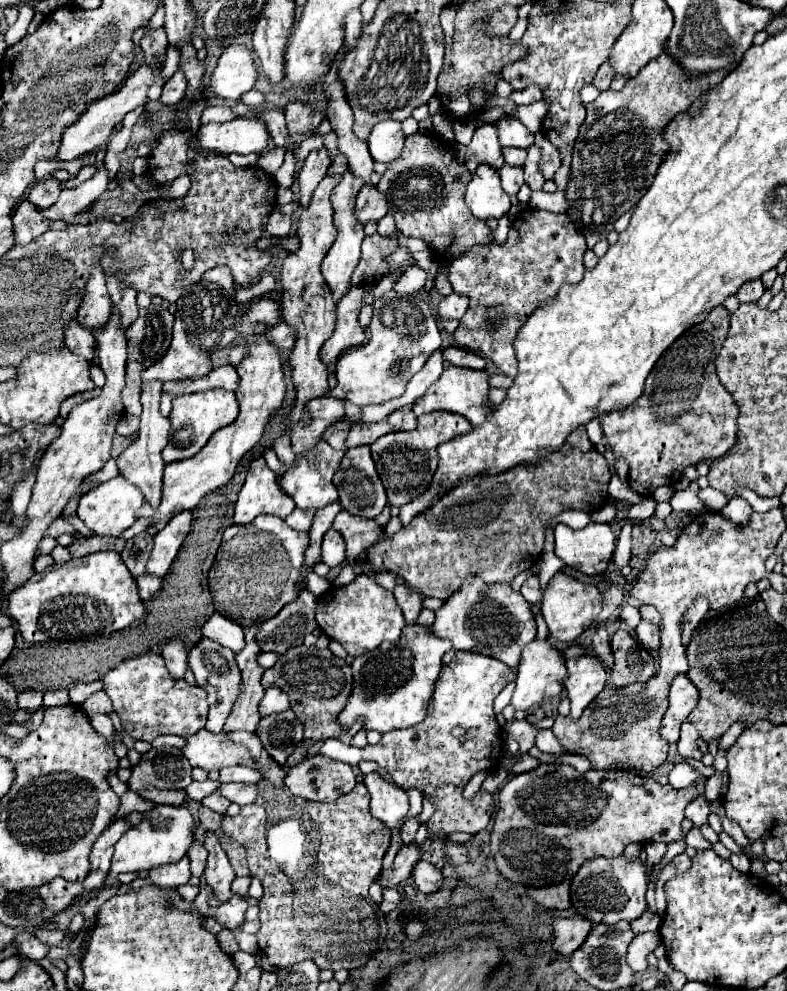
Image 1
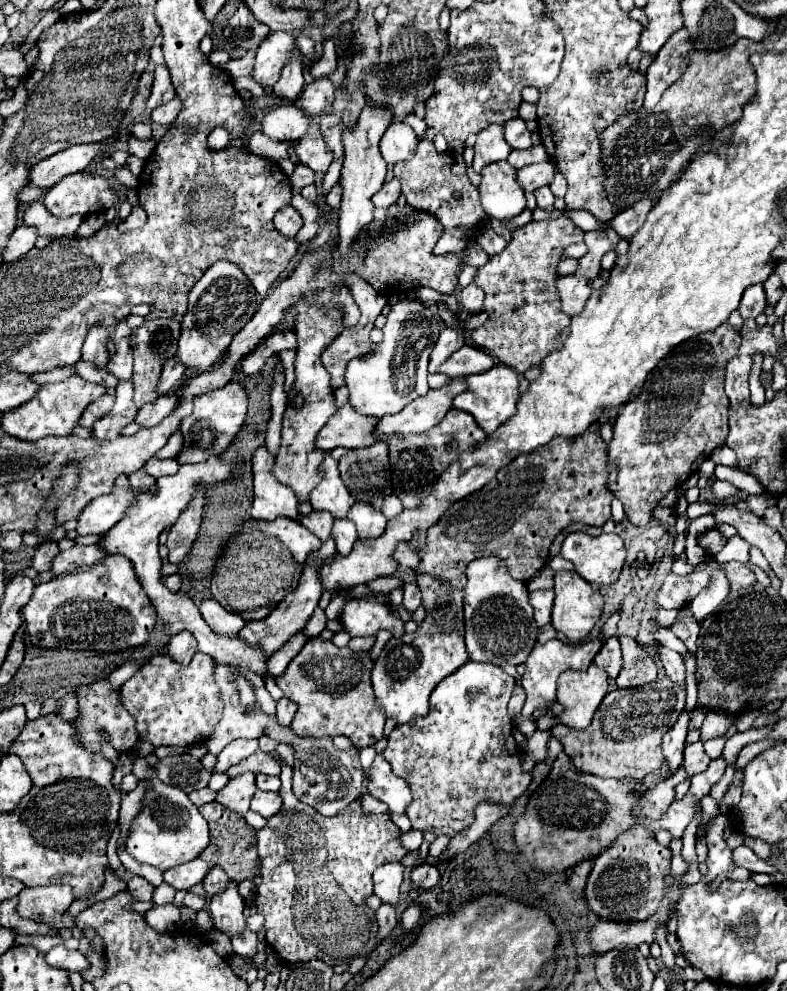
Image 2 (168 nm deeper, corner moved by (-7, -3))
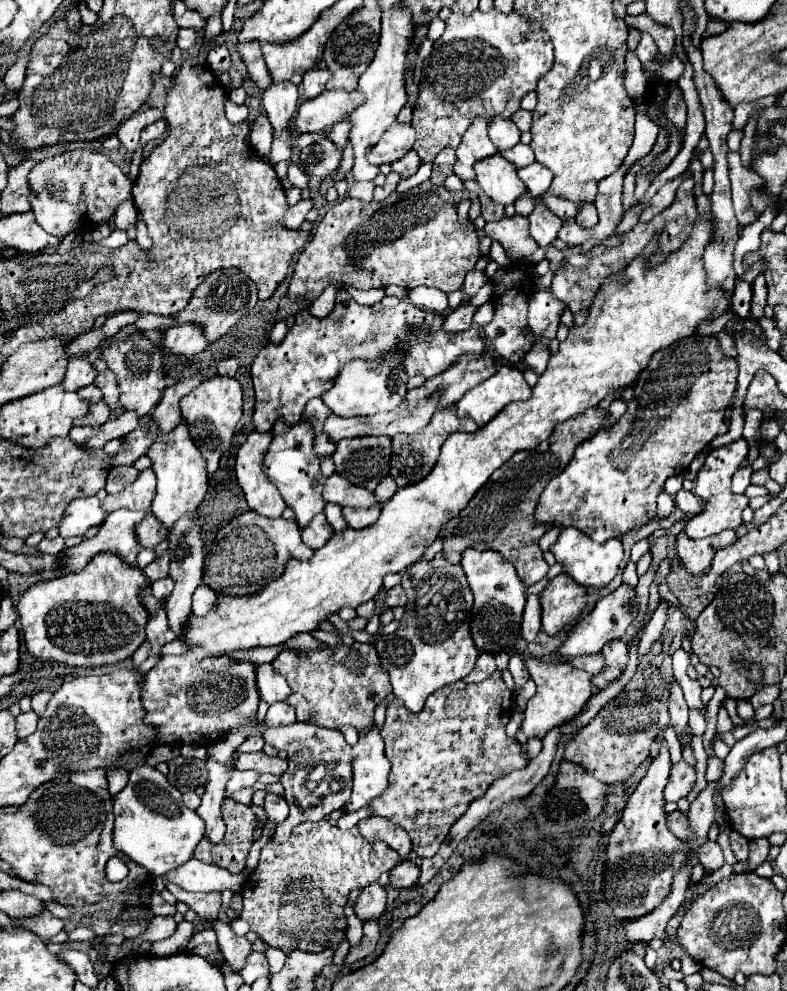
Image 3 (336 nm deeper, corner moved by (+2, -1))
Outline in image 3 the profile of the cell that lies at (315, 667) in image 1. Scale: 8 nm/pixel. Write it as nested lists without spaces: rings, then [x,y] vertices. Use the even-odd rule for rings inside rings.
[[[341,643],[319,651],[281,651],[271,663],[291,685],[293,693],[287,699],[297,711],[297,721],[337,729],[341,725],[353,725],[357,731],[367,731],[373,725],[375,705],[391,693],[391,681],[381,667],[375,645],[353,643],[351,647]]]

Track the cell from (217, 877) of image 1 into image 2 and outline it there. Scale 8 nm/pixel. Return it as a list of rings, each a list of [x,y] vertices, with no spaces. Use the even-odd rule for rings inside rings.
[[[228,881],[228,885],[210,897],[210,907],[208,911],[214,917],[216,929],[222,933],[234,933],[242,931],[246,927],[246,919],[242,915],[244,911],[244,899],[238,893],[238,883]]]

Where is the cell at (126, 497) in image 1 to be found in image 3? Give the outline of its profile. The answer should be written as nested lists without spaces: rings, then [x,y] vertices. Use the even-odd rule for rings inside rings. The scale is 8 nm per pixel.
[[[83,497],[71,501],[71,505],[65,509],[63,521],[59,523],[59,535],[61,537],[75,537],[85,535],[85,531],[93,525],[101,525],[105,519],[105,513],[101,509],[101,501],[97,497]]]

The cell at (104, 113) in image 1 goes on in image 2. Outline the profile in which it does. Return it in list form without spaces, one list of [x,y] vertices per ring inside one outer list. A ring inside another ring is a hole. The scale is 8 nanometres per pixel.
[[[104,141],[102,143],[82,143],[82,145],[72,145],[70,149],[64,149],[56,155],[50,155],[48,159],[42,159],[40,163],[36,163],[32,167],[30,183],[48,189],[48,187],[56,185],[62,177],[80,173],[86,167],[90,167],[94,157],[104,147],[106,147]]]

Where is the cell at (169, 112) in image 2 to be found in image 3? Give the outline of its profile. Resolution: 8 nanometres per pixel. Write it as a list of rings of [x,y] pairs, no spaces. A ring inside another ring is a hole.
[[[159,119],[159,121],[155,121],[153,125],[149,125],[149,127],[145,127],[141,131],[141,143],[147,145],[149,141],[155,141],[155,139],[163,137],[165,131],[167,131],[167,121],[165,119]]]

